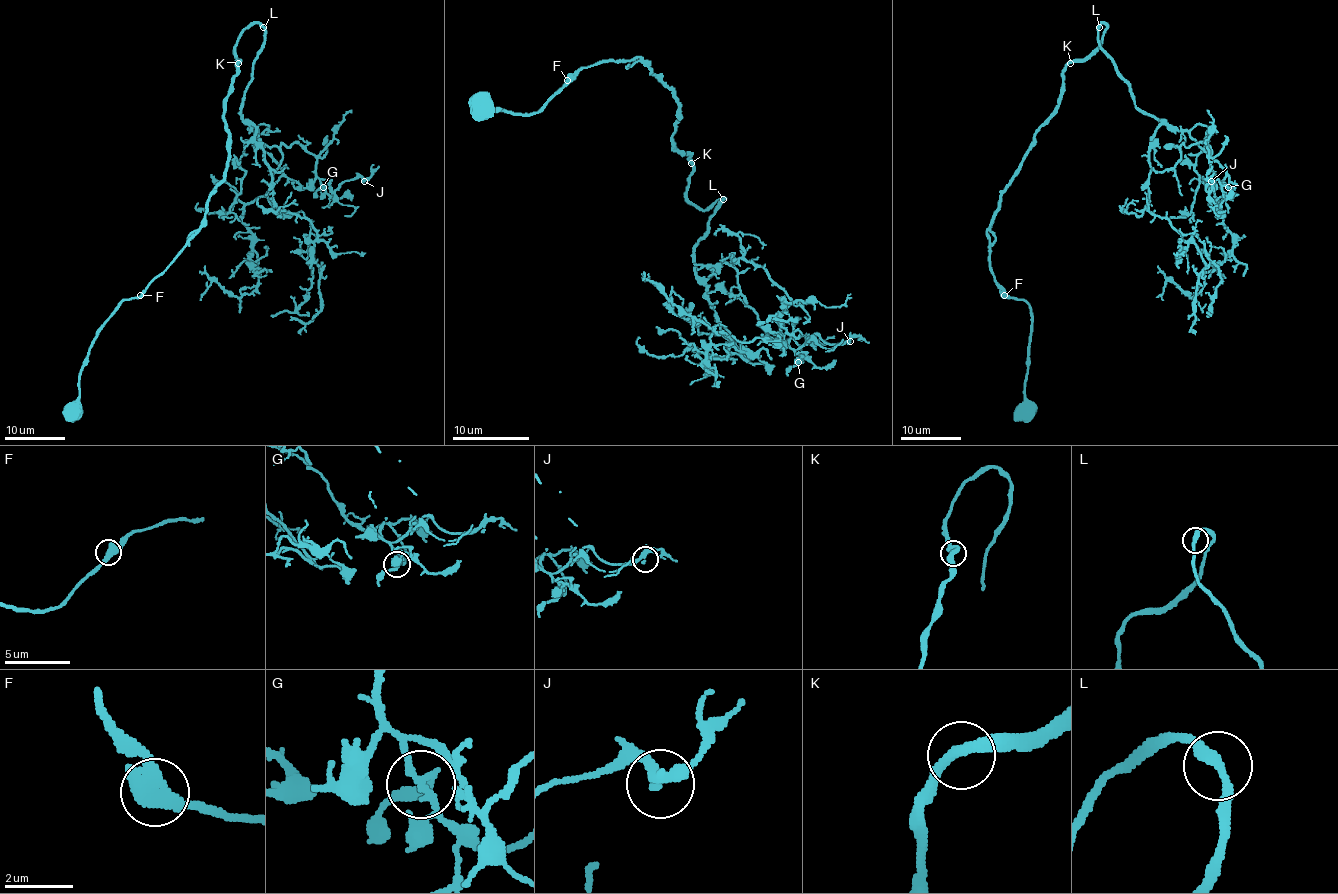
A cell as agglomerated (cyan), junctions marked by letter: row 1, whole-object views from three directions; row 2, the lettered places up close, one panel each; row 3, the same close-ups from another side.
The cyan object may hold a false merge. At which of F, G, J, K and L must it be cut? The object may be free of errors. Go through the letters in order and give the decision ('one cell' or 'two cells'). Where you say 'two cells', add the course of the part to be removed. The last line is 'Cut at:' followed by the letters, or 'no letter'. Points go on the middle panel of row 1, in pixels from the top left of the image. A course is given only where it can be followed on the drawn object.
F: one cell
G: one cell
J: one cell
K: one cell
L: one cell
Cut at: no letter

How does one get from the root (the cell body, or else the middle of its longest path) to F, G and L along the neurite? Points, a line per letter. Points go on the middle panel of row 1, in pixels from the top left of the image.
F: (481, 107), (477, 103), (513, 114), (534, 114), (567, 80)
G: (481, 107), (534, 114), (582, 68), (646, 64), (686, 197), (725, 199), (694, 272), (729, 262), (798, 362)
L: (481, 107), (534, 114), (582, 68), (636, 59), (677, 97), (686, 197), (700, 210), (723, 199)

